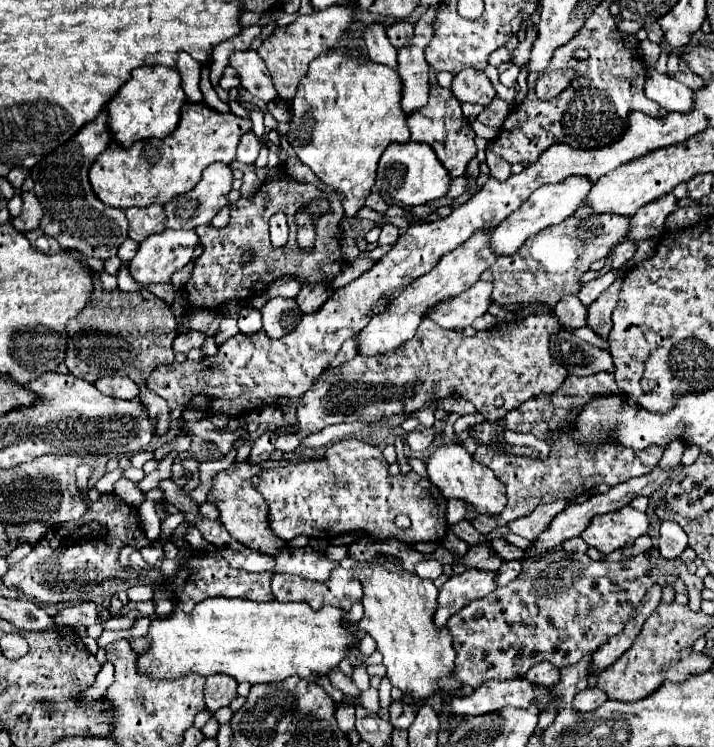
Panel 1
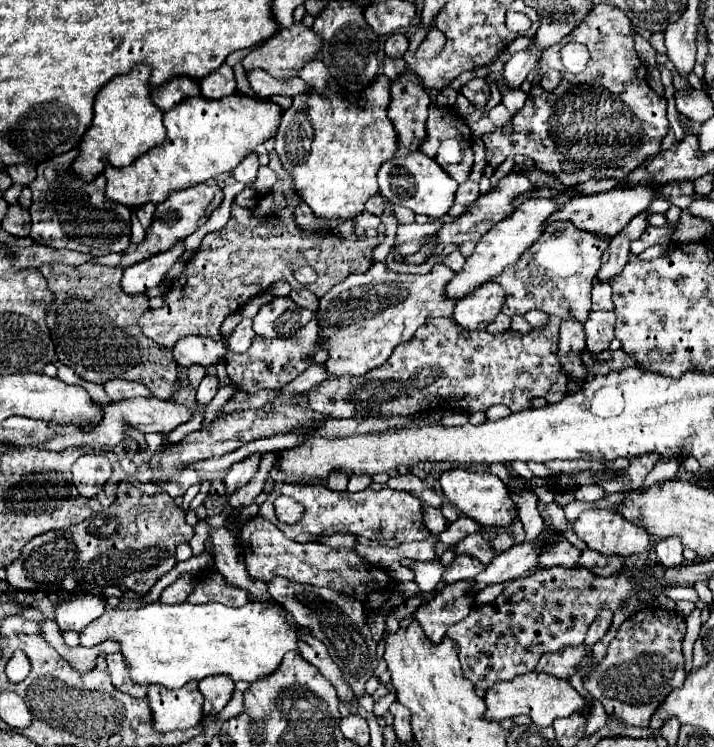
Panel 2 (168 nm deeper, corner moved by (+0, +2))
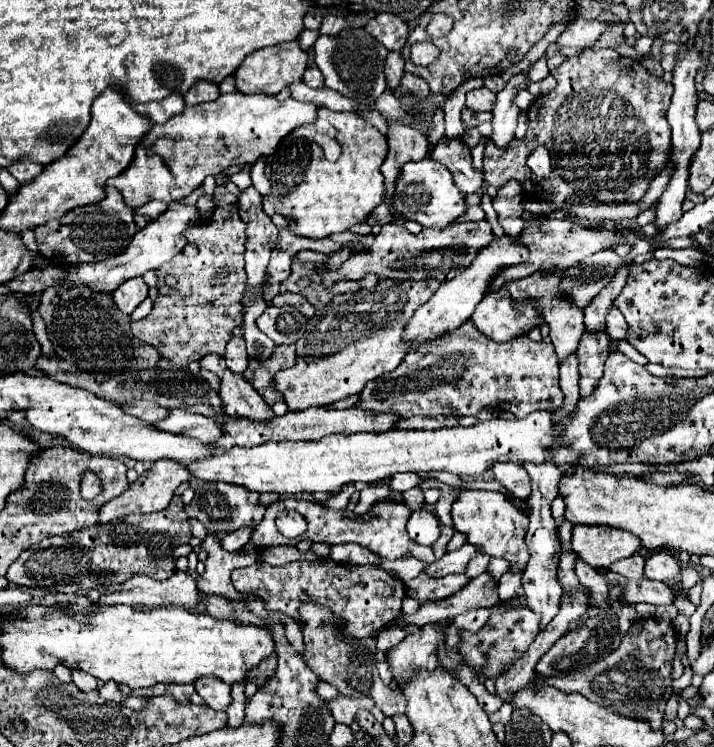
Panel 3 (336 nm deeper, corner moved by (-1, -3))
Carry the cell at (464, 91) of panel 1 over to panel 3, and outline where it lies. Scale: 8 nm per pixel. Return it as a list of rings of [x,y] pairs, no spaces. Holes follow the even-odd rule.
[[[479,87],[467,93],[467,107],[473,111],[491,111],[495,105],[495,93],[487,87]]]

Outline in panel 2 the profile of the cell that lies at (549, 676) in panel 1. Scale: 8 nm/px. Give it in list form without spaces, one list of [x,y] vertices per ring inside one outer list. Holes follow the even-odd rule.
[[[584,644],[562,648],[558,652],[546,652],[538,660],[536,672],[546,672],[556,678],[570,678],[584,660],[584,656],[588,656],[588,648]]]

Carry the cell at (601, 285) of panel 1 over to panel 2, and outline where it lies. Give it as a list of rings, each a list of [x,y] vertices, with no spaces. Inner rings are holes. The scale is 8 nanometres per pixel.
[[[594,284],[594,288],[592,288],[592,310],[614,312],[610,284]]]

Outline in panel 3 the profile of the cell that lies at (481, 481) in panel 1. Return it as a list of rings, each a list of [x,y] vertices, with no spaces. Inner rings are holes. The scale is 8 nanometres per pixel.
[[[461,489],[459,497],[451,509],[453,527],[457,531],[467,533],[467,541],[477,547],[479,553],[487,553],[493,557],[505,557],[513,563],[513,571],[523,569],[529,561],[529,551],[525,543],[525,533],[529,519],[503,495],[495,491],[481,489]]]

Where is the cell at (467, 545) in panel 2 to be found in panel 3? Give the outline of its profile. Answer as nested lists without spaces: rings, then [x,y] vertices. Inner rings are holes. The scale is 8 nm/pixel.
[[[465,543],[465,545],[459,547],[457,551],[445,553],[441,559],[437,559],[437,561],[431,563],[431,565],[427,565],[425,573],[431,575],[431,577],[445,577],[445,575],[451,575],[451,573],[465,573],[469,561],[471,561],[475,555],[477,555],[475,545]]]

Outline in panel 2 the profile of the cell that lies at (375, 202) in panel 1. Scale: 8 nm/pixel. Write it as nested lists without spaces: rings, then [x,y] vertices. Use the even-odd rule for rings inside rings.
[[[374,194],[374,196],[366,202],[366,210],[368,210],[370,214],[382,216],[382,212],[384,212],[384,198],[382,198],[380,194]]]

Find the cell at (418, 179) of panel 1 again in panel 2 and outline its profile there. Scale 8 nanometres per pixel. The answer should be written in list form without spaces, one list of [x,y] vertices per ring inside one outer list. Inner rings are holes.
[[[410,152],[406,156],[396,156],[388,160],[380,170],[378,170],[378,184],[380,184],[380,194],[400,206],[410,208],[414,214],[424,214],[424,216],[434,216],[440,218],[448,214],[448,210],[454,204],[454,194],[458,184],[430,160],[424,152]]]

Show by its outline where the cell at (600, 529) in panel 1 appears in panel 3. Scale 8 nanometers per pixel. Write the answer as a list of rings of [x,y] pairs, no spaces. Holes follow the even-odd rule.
[[[575,525],[573,549],[591,567],[609,567],[641,551],[641,541],[629,531],[607,525]]]

